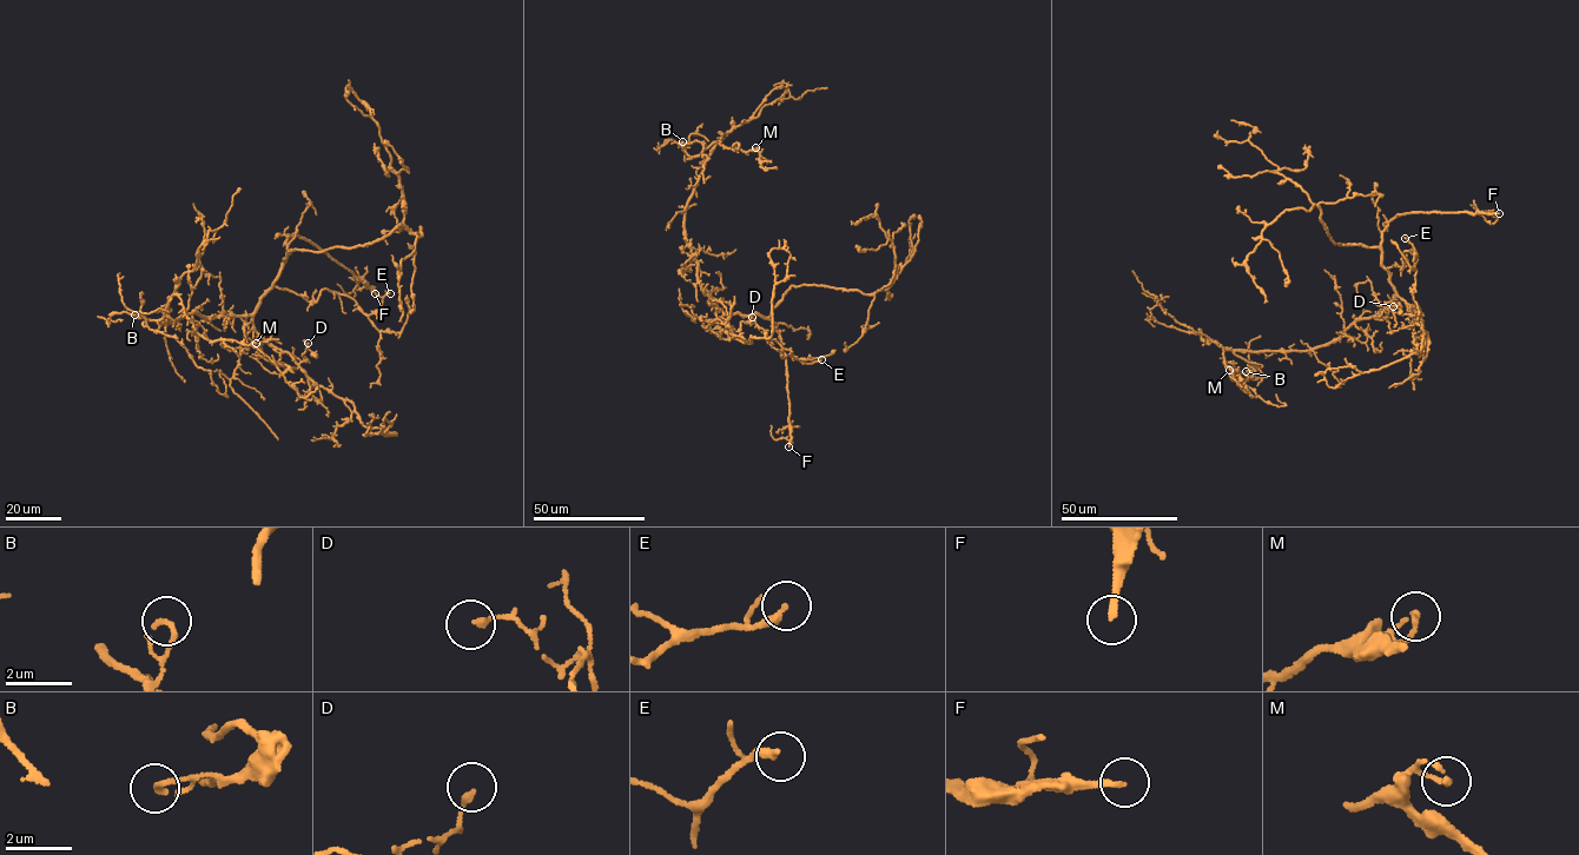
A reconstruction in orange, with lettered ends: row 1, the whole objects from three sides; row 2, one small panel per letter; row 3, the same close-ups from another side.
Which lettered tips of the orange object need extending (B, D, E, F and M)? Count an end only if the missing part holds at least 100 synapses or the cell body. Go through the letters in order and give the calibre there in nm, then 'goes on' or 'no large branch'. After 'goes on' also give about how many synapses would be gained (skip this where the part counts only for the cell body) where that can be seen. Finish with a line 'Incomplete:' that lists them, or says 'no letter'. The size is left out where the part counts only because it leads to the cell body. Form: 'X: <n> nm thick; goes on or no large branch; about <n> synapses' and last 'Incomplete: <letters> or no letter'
B: 160 nm thick; no large branch
D: 180 nm thick; no large branch
E: 220 nm thick; no large branch
F: 220 nm thick; goes on; about 450 synapses
M: 110 nm thick; no large branch
Incomplete: F

